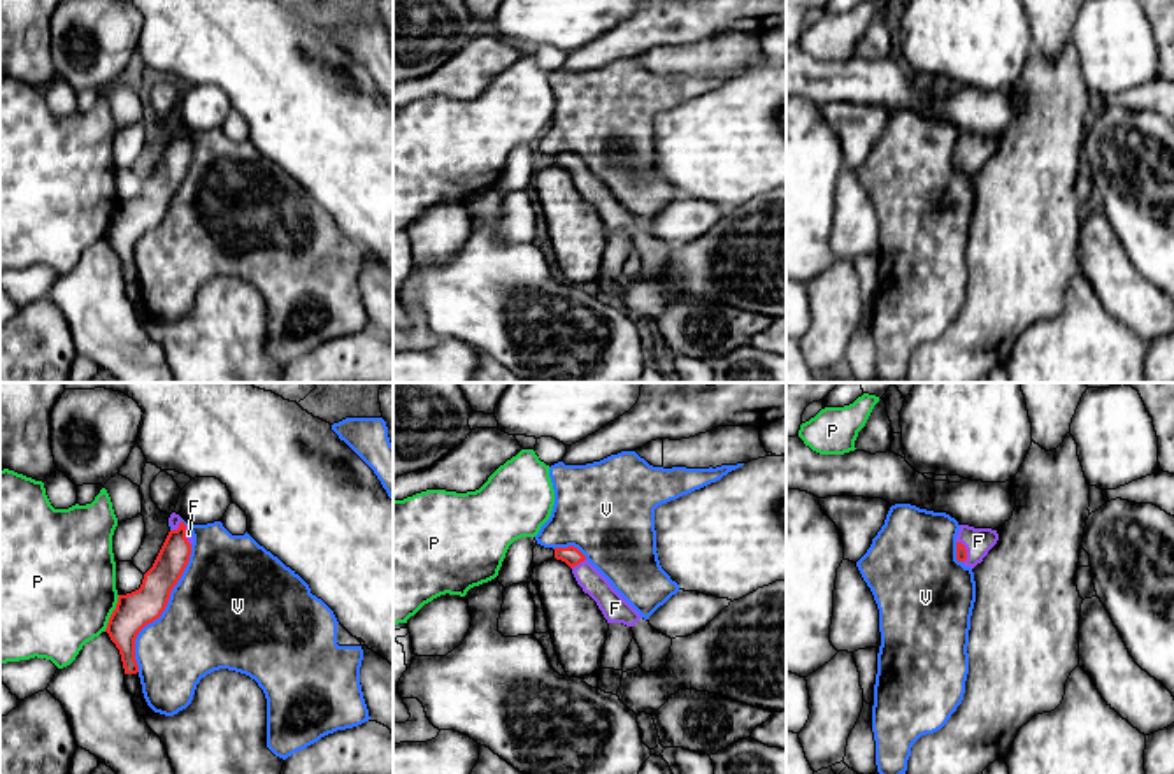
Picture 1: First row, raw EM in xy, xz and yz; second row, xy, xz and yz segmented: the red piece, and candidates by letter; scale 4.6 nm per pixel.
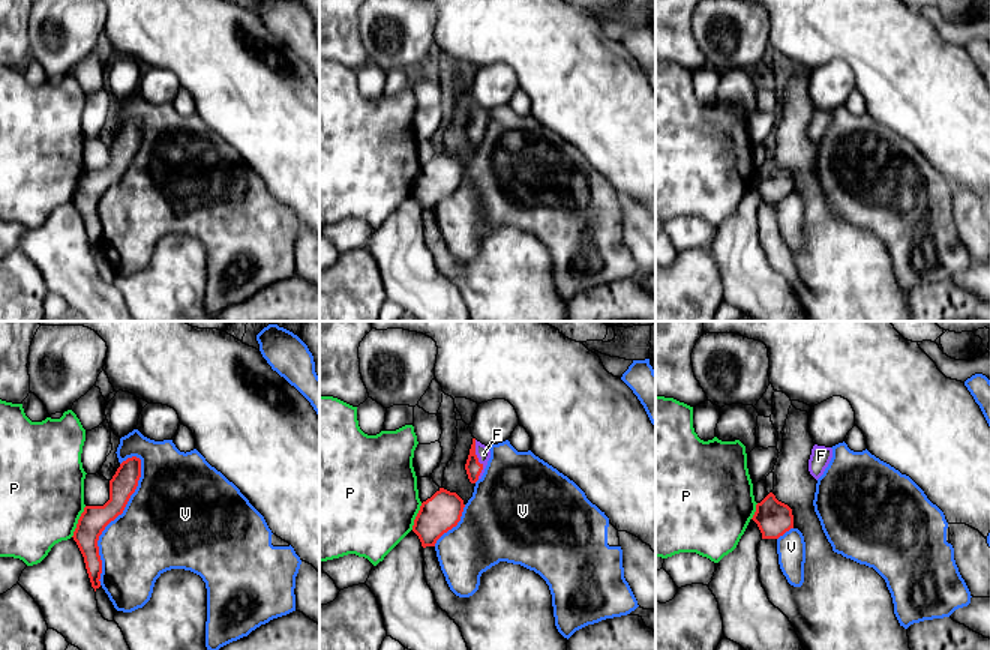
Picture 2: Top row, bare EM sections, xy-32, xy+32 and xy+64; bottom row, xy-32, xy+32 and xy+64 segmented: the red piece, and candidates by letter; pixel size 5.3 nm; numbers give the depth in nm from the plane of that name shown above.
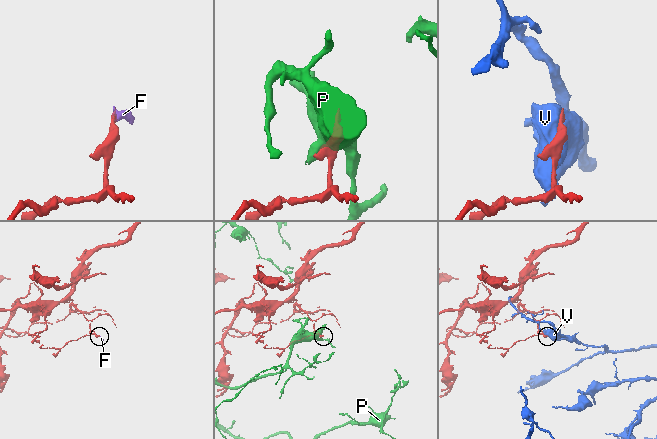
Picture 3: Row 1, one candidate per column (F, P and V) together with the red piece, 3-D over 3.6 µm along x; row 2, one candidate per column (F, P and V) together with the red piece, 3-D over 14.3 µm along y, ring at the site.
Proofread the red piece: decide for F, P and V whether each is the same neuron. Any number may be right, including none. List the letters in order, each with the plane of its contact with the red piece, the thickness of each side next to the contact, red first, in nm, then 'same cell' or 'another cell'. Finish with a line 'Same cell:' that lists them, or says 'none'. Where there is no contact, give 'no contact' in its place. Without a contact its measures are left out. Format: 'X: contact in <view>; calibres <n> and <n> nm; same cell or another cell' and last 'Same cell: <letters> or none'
F: contact in xz; calibres 90 and 120 nm; same cell
P: contact in xy; calibres 170 and 480 nm; another cell
V: contact in xy; calibres 170 and 480 nm; another cell
Same cell: F

